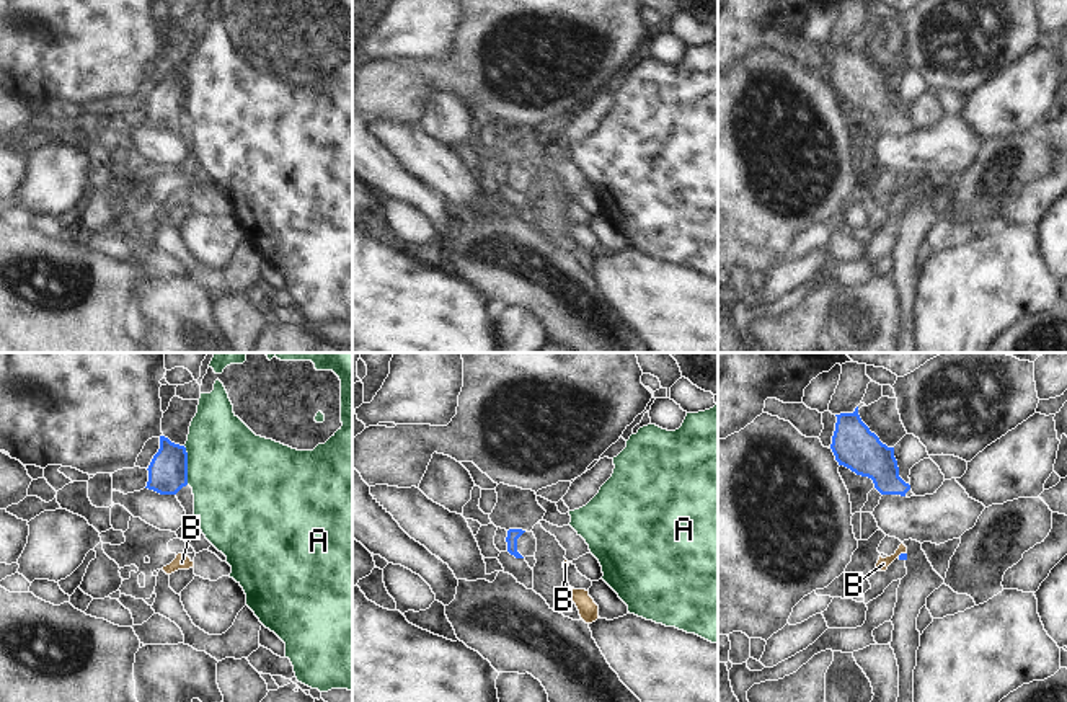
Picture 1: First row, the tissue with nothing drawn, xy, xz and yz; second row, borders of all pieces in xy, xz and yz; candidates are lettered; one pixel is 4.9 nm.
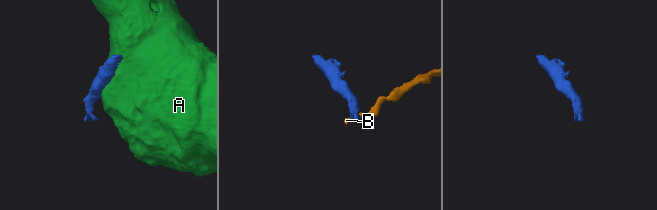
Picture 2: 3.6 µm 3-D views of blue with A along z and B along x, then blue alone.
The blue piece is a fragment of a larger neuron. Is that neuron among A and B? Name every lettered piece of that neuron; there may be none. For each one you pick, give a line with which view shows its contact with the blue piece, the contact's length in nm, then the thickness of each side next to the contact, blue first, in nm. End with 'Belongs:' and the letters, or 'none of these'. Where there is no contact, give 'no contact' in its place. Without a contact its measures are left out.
Belongs: none of these

